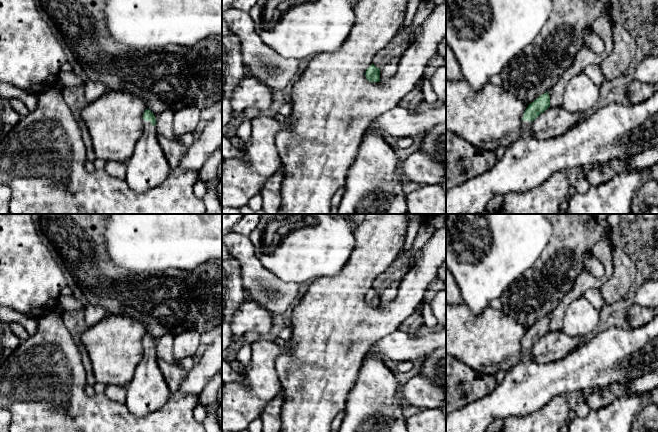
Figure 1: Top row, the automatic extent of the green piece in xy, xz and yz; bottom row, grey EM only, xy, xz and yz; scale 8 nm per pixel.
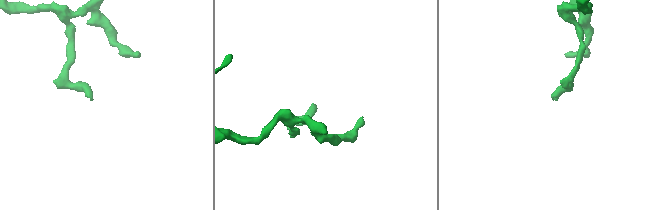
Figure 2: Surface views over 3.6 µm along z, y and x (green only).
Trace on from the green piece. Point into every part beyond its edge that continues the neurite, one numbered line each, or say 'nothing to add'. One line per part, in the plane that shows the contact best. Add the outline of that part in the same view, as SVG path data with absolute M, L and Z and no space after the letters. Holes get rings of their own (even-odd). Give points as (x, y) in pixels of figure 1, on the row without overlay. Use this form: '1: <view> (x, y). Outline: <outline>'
1: xy (148, 391). Outline: M150 345L144 346L144 356L134 372L132 380L126 385L126 401L130 413L136 417L143 417L153 413L165 405L171 392L159 368L156 349L151 349Z

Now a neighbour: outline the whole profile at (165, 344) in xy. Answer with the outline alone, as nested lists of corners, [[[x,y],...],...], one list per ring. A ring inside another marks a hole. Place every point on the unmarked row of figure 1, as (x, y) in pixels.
[[[167,333],[161,336],[156,341],[156,354],[158,359],[162,359],[168,363],[175,364],[176,366],[183,368],[180,361],[175,358],[174,355],[174,336]]]

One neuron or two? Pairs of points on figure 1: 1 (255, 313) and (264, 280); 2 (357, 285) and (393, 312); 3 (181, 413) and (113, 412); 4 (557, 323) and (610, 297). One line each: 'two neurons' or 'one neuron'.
1: two neurons
2: one neuron
3: one neuron
4: two neurons

